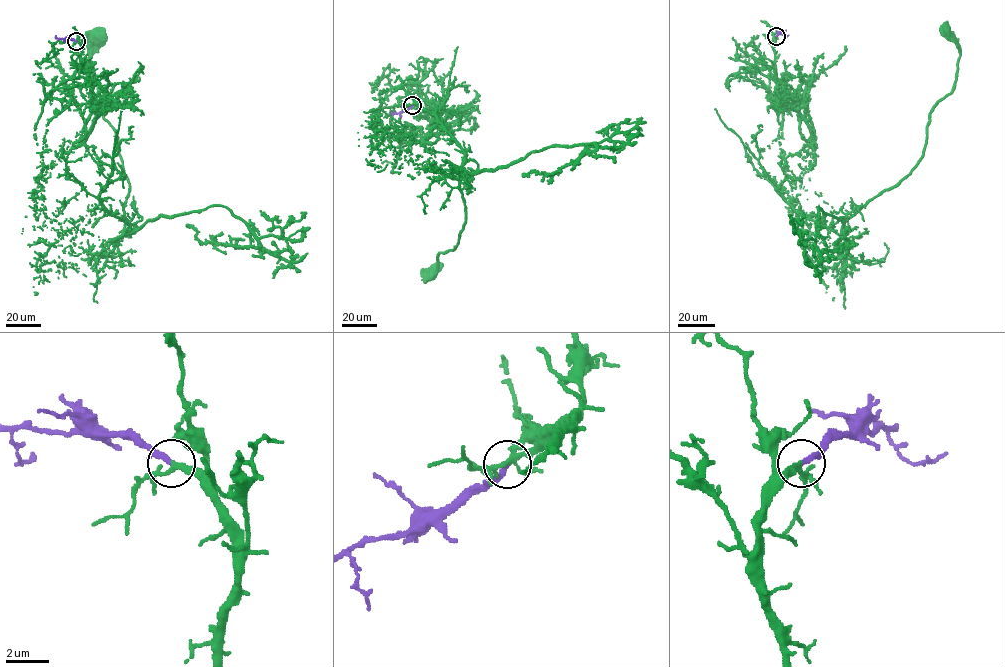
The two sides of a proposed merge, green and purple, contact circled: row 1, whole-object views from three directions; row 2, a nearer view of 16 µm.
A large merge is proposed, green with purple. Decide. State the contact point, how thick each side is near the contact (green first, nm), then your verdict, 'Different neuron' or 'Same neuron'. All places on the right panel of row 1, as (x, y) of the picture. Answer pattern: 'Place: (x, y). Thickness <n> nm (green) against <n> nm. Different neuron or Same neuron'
Place: (776, 36). Thickness 180 nm (green) against 260 nm. Same neuron

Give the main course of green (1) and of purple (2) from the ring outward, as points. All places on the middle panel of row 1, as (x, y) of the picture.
1: (412, 105), (439, 113), (420, 141), (456, 114), (435, 112), (464, 154), (437, 266)
2: (412, 105), (391, 115)

